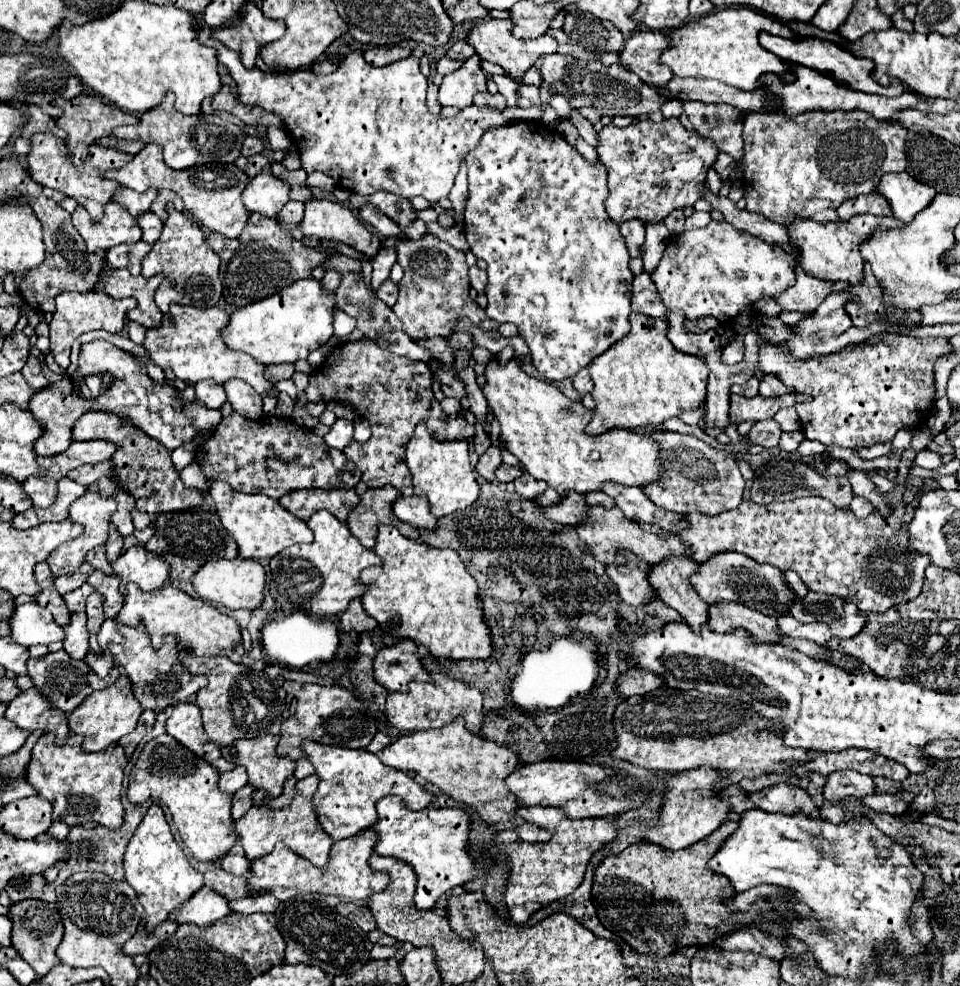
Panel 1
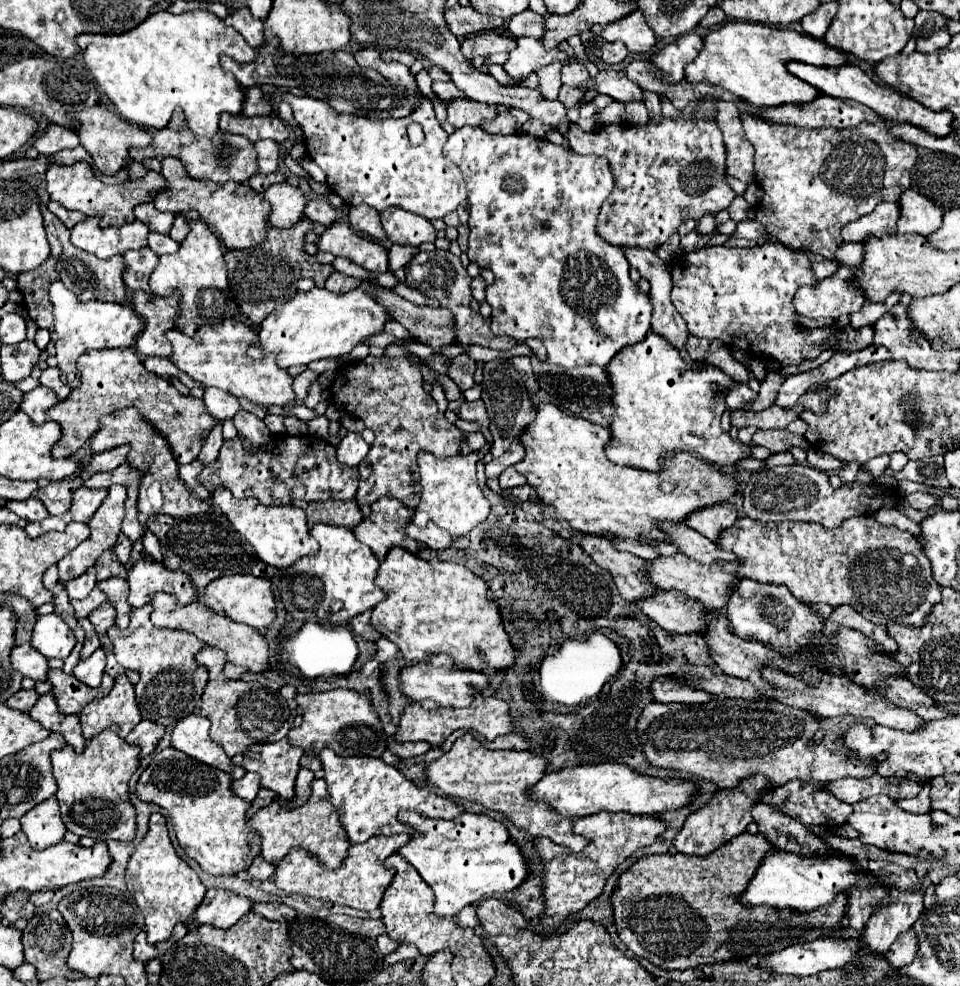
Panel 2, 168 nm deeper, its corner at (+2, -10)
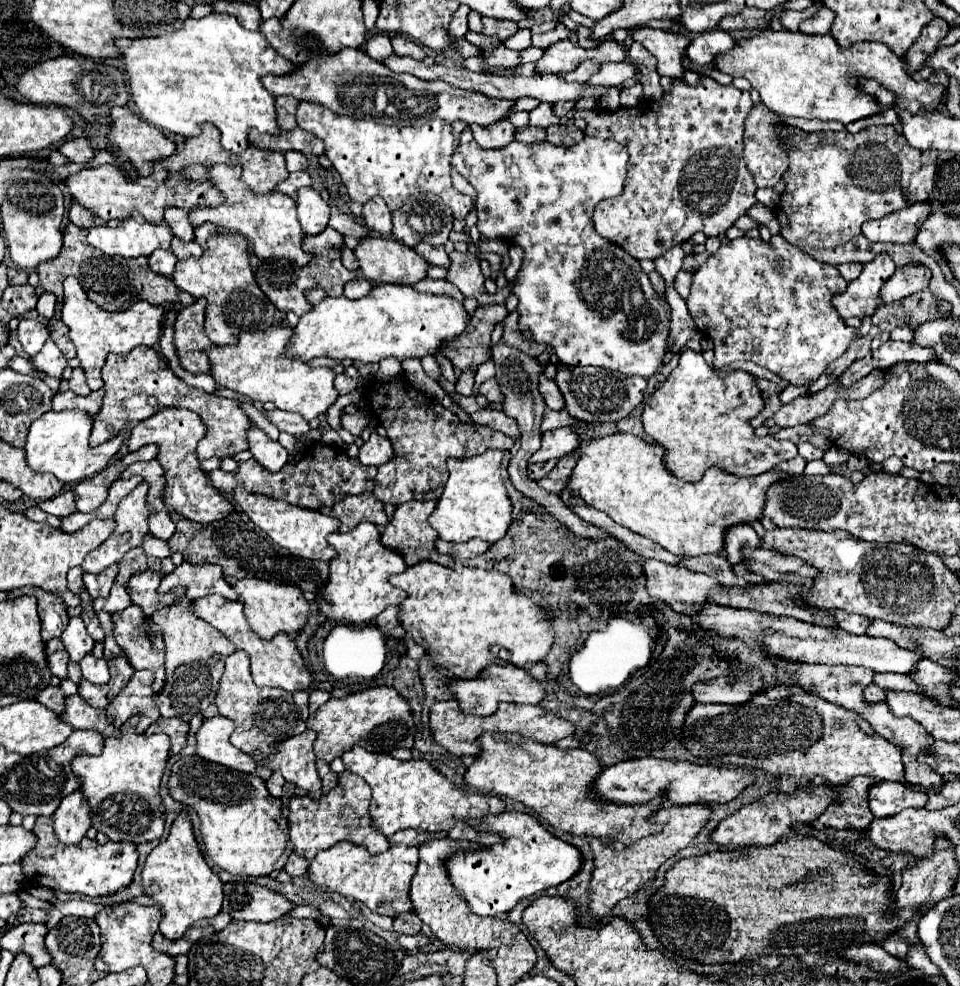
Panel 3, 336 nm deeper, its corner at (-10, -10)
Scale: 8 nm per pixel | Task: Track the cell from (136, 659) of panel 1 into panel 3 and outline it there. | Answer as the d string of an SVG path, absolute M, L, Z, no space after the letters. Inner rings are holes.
M182 592L182 596L176 596L176 602L168 606L170 612L164 624L166 686L160 694L156 694L156 704L164 718L178 716L186 718L186 722L190 722L194 714L204 712L212 704L218 692L220 676L224 672L222 656L228 656L236 650L236 646L214 626L192 614L192 604L194 602Z

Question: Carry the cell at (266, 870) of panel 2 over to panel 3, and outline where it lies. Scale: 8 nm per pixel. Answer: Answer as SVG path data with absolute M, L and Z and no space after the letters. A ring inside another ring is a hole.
M292 852L284 870L286 870L290 876L302 876L302 874L308 872L308 866L310 866L310 862L308 862L304 856L298 856L296 852Z

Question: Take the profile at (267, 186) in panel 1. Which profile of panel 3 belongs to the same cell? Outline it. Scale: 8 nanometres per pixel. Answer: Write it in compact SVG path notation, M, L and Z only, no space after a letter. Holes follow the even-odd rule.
M302 188L298 192L298 220L302 224L304 234L312 236L322 232L330 220L330 206L322 200L322 196L314 188Z

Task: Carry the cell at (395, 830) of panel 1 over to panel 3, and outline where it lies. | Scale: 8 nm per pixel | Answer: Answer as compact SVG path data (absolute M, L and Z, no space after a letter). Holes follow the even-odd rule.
M502 812L496 816L486 816L486 820L478 822L468 820L468 824L482 832L498 832L504 836L504 842L500 844L476 852L456 852L446 862L454 888L478 916L508 914L520 900L570 880L582 868L582 852L576 846L550 834L530 814Z

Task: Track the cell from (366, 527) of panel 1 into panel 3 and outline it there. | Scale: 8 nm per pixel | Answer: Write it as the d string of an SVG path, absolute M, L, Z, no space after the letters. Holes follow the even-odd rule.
M412 500L412 502L406 502L406 504L400 504L394 512L394 516L390 518L390 522L386 524L384 532L382 532L382 544L384 546L390 546L390 548L396 548L404 554L404 560L408 566L414 566L418 562L424 562L424 560L430 560L430 562L438 562L442 566L448 566L448 568L454 568L454 558L452 556L446 556L446 554L440 554L436 550L436 540L438 540L438 532L434 532L434 528L430 528L428 524L428 516L434 512L436 508L436 500L430 500L430 502L418 502L418 500Z

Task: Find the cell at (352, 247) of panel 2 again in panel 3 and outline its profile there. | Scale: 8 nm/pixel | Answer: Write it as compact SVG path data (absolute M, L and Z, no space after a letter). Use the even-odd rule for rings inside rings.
M368 236L360 240L354 254L360 262L362 274L370 282L416 284L426 278L426 260L398 240Z

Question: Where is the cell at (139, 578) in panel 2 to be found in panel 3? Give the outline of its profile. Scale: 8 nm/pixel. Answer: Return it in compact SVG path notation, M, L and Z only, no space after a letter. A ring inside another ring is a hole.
M184 562L172 574L162 578L158 594L166 594L178 584L186 586L186 594L190 598L202 598L202 596L208 596L208 594L222 594L228 600L238 600L238 594L224 580L222 568L218 568L218 564L210 564L210 562L190 564L190 562Z

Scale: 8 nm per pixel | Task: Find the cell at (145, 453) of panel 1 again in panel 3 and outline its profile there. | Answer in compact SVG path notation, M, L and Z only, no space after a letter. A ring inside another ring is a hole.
M162 408L158 414L138 422L132 428L132 434L128 438L130 452L134 452L140 446L146 446L150 442L158 444L160 452L158 452L156 460L162 464L162 468L166 472L166 494L164 494L166 506L202 526L218 522L234 512L232 502L228 502L222 496L222 492L210 484L208 474L202 470L200 460L196 456L196 444L204 438L204 434L206 434L206 426L198 418L198 414L194 414L186 408Z

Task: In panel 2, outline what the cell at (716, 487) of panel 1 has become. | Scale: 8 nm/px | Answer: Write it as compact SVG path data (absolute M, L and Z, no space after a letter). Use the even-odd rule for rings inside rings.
M732 502L714 504L714 508L702 508L702 512L692 512L682 524L698 530L702 536L716 540L724 528L730 528L736 522L736 508Z

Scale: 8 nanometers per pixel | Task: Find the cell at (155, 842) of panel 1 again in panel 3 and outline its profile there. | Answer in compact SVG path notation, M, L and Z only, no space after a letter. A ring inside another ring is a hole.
M180 812L176 822L172 824L172 830L168 838L164 838L148 856L144 870L144 892L160 902L164 910L164 918L160 922L160 932L170 938L182 938L184 932L198 920L212 918L222 908L222 880L212 872L212 868L206 864L198 842L194 838L192 822L188 812Z

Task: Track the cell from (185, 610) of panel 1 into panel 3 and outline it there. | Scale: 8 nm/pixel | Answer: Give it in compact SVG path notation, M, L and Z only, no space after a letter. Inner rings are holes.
M218 594L206 596L206 598L198 598L194 602L194 614L200 616L202 620L206 620L208 624L212 624L214 628L218 628L228 640L232 640L236 644L238 650L244 650L250 656L252 662L252 678L256 686L268 686L268 688L280 688L286 690L288 694L294 694L296 690L312 690L314 688L314 678L306 668L306 662L302 658L302 654L296 648L294 638L290 638L288 634L276 634L274 640L264 640L260 638L248 624L246 616L244 616L244 604L240 600L230 602Z

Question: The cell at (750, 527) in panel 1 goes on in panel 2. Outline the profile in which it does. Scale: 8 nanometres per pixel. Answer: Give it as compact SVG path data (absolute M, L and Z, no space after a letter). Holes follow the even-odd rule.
M856 516L846 520L840 528L822 528L814 522L774 522L758 524L750 518L738 518L732 528L726 528L716 546L720 550L730 550L738 556L740 568L738 576L752 578L758 582L784 584L798 600L804 604L824 602L832 608L850 604L866 620L882 626L890 624L910 624L922 626L930 608L940 600L940 586L934 584L930 562L920 550L916 538L910 532L900 532L894 526L882 526L870 516Z

